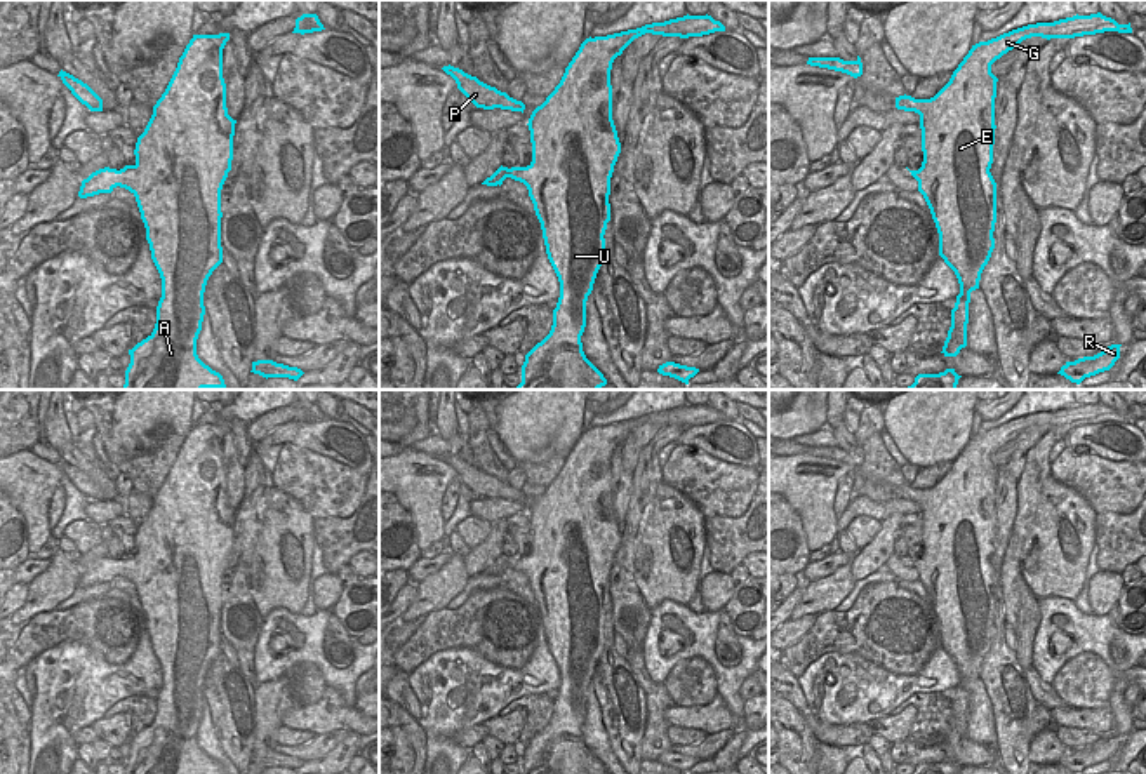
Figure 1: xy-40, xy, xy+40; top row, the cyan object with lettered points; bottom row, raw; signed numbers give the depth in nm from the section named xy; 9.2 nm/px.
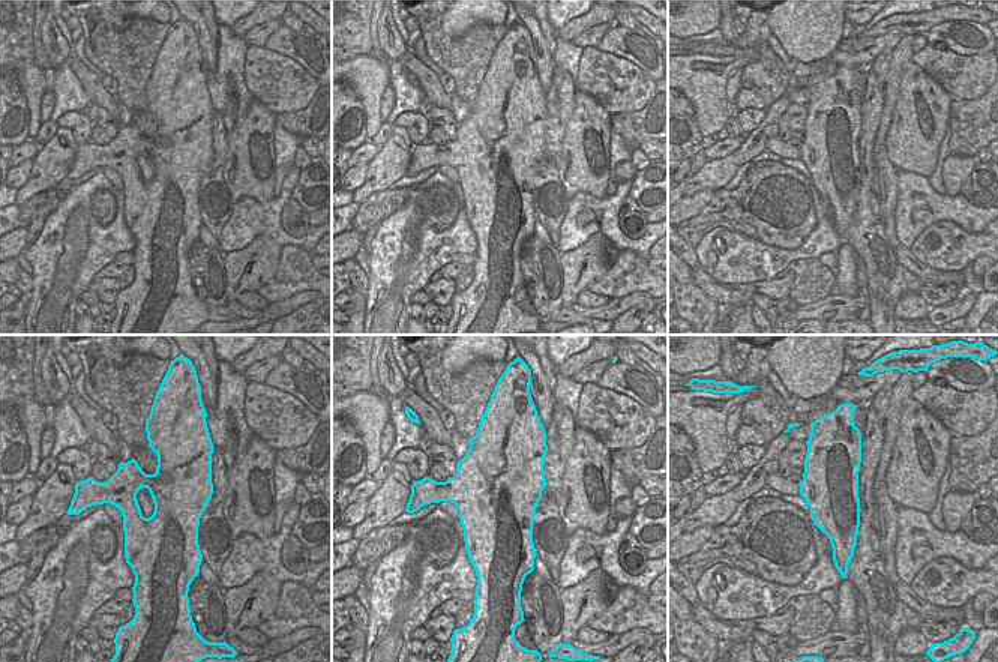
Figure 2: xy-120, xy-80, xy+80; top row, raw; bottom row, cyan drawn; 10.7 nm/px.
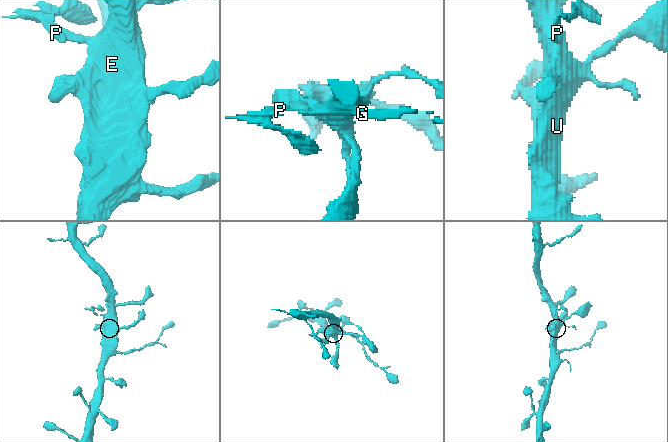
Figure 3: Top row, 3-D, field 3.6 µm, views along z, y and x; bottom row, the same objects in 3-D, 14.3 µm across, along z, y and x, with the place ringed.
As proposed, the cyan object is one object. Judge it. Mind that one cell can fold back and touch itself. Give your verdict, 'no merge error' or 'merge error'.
merge error

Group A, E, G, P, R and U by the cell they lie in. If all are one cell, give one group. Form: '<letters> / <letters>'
A E G R U / P

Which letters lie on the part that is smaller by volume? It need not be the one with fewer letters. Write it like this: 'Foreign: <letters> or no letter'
Foreign: P.

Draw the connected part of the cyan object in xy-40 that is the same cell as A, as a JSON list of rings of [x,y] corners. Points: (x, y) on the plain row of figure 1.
[[[230,423],[193,424],[179,447],[177,457],[153,496],[153,504],[137,527],[136,553],[123,558],[99,558],[82,570],[78,586],[87,588],[111,583],[117,576],[129,579],[137,591],[146,617],[151,649],[162,668],[162,687],[157,696],[153,722],[129,739],[130,753],[125,774],[224,774],[219,762],[205,755],[197,744],[197,729],[205,704],[203,682],[209,666],[223,652],[221,637],[221,579],[231,560],[235,513],[226,497],[226,473],[223,468],[223,438]]]

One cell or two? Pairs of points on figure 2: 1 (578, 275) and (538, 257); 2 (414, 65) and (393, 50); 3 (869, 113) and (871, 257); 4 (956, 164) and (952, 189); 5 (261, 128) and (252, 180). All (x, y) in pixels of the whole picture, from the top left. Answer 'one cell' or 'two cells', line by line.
1: two cells
2: two cells
3: one cell
4: one cell
5: one cell

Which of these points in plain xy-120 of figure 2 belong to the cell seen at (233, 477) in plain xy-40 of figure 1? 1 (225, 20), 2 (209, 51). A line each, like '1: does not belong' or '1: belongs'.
1: does not belong
2: belongs

